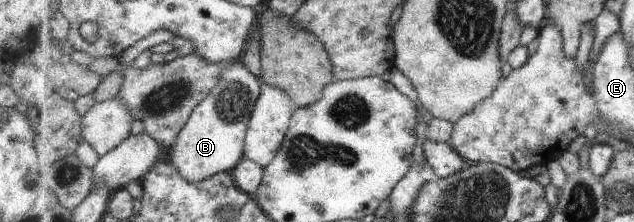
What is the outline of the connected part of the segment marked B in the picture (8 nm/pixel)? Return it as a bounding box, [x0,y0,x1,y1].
[169,61,262,183]

